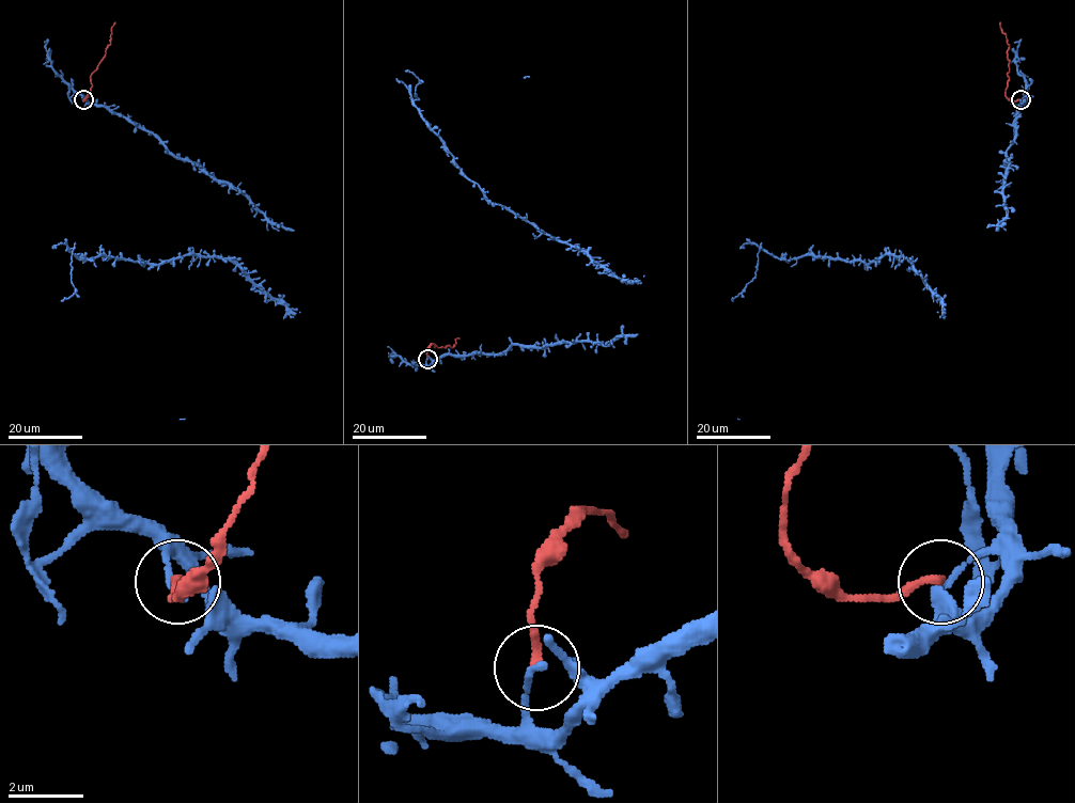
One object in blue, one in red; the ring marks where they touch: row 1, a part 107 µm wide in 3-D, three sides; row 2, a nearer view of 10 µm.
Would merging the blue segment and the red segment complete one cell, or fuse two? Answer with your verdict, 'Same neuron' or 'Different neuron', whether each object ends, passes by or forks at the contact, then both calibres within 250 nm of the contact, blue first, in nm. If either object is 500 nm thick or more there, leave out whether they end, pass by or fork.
Different neuron. At the ring blue ends. At the ring red ends. Thickness 200 nm (blue) against 240 nm

